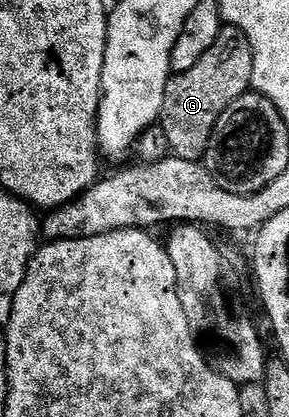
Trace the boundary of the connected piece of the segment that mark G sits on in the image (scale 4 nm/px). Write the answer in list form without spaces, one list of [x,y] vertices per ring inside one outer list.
[[[225,24],[219,32],[219,40],[211,44],[211,48],[195,68],[187,68],[187,72],[173,74],[170,77],[163,108],[159,119],[159,129],[167,136],[169,154],[175,158],[201,162],[207,152],[207,144],[211,140],[211,132],[239,96],[250,93],[253,84],[253,53],[251,40],[239,32],[239,28]]]

